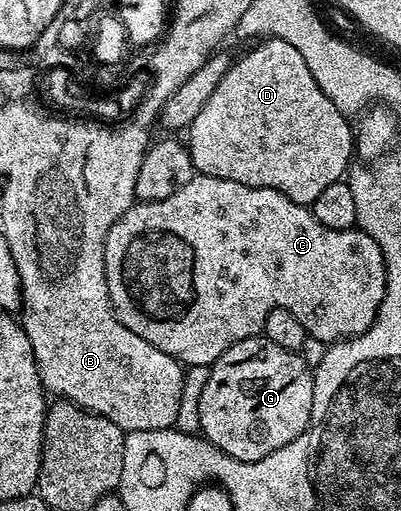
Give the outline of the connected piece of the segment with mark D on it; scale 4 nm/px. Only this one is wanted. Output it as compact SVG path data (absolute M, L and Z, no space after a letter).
M267 37L248 55L228 66L217 89L213 89L213 97L205 101L201 113L197 113L191 123L189 134L191 160L198 174L221 177L225 181L241 181L241 185L250 187L277 189L285 193L289 201L304 205L317 201L327 186L340 182L348 174L352 166L351 155L353 159L355 151L352 120L343 115L341 109L325 97L321 85L313 81L305 57L301 57L289 41L274 37Z

